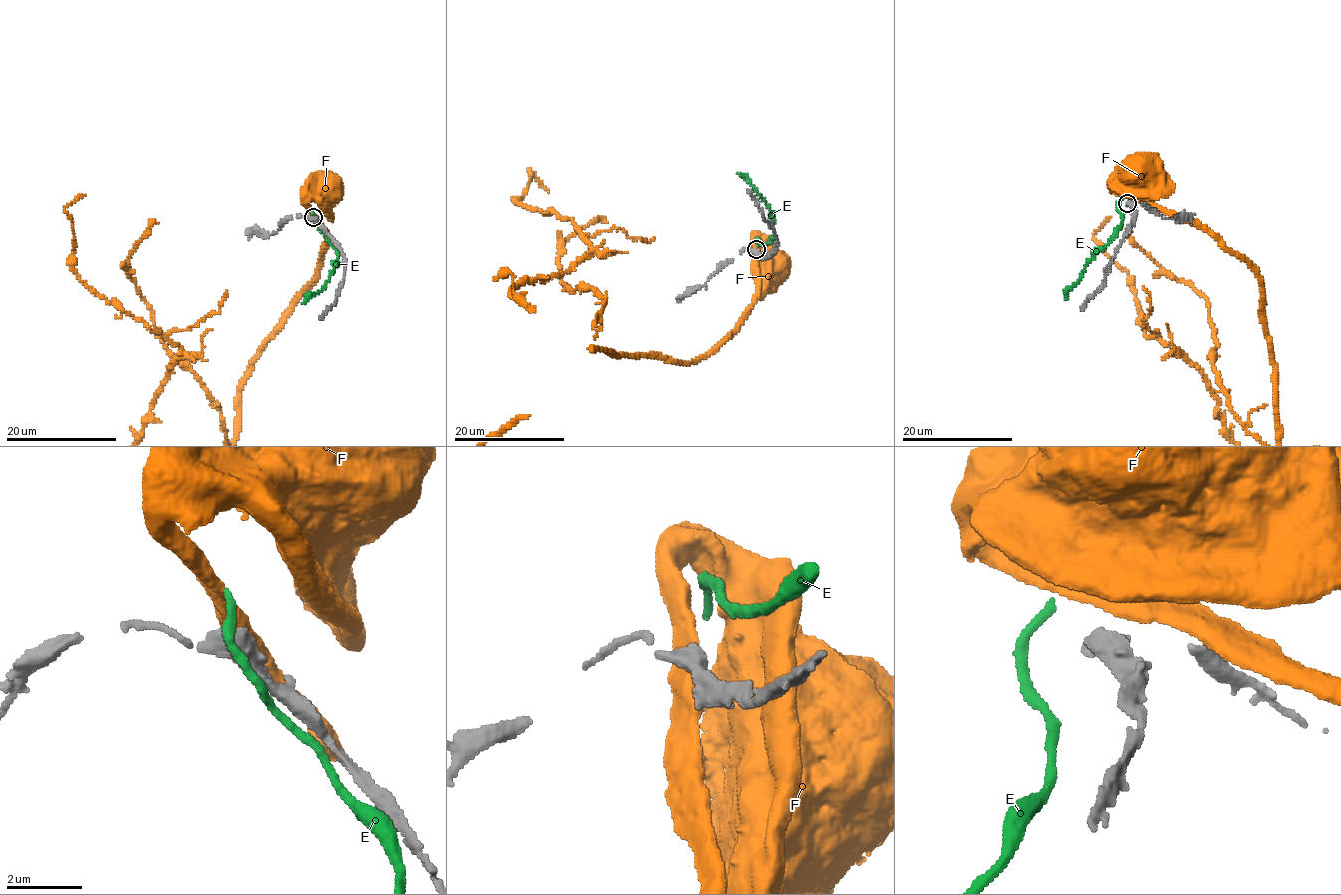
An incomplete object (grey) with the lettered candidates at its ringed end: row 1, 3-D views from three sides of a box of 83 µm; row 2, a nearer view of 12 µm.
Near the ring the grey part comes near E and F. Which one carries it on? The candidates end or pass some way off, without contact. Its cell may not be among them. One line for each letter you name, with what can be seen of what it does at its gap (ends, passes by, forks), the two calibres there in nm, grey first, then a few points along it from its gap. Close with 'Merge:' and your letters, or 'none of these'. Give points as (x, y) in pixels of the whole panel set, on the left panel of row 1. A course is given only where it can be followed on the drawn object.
Merge: none of these

